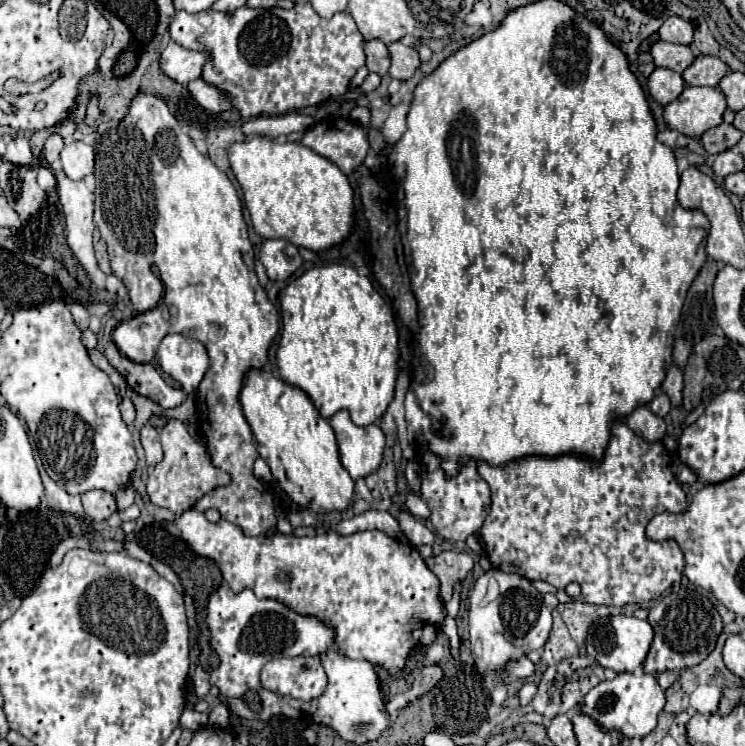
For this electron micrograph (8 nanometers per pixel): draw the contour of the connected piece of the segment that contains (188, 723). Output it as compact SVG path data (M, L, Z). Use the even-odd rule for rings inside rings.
M184 709L182 717L180 717L180 725L186 729L202 729L208 725L208 715L206 713L198 713L196 709Z

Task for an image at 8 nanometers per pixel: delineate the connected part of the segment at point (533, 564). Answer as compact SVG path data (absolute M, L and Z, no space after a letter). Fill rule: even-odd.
M616 421L612 425L610 441L608 441L608 447L604 451L604 457L600 461L590 459L586 455L578 455L578 453L564 453L564 455L556 455L556 457L528 455L522 459L512 459L506 465L490 465L486 461L478 461L478 473L486 479L486 483L492 489L490 513L488 513L488 517L480 529L480 537L486 543L484 547L486 547L486 555L488 555L490 563L500 571L520 573L522 577L526 577L530 581L546 581L546 583L554 585L556 589L564 589L568 583L576 581L582 587L582 601L592 603L592 605L626 605L626 603L642 603L642 601L650 601L650 599L660 597L666 589L670 589L674 585L674 581L678 581L682 577L682 567L684 567L684 555L674 541L662 541L662 543L646 541L646 523L656 513L662 513L662 511L682 513L686 509L686 495L670 471L670 455L666 455L666 453L668 451L660 441L648 443L640 435L630 431L630 427L626 427L626 423Z

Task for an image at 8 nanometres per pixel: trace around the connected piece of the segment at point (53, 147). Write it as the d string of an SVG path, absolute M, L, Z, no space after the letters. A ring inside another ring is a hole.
M52 133L52 135L46 139L46 143L44 143L44 157L46 157L46 161L48 161L48 163L54 163L54 161L58 159L62 147L64 147L64 139L62 139L58 133Z

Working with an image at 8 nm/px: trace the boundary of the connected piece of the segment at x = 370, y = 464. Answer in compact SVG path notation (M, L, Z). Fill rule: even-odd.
M346 409L336 411L330 417L330 425L336 433L342 465L350 477L358 479L374 473L382 461L384 451L382 429L374 423L366 427L354 425Z

